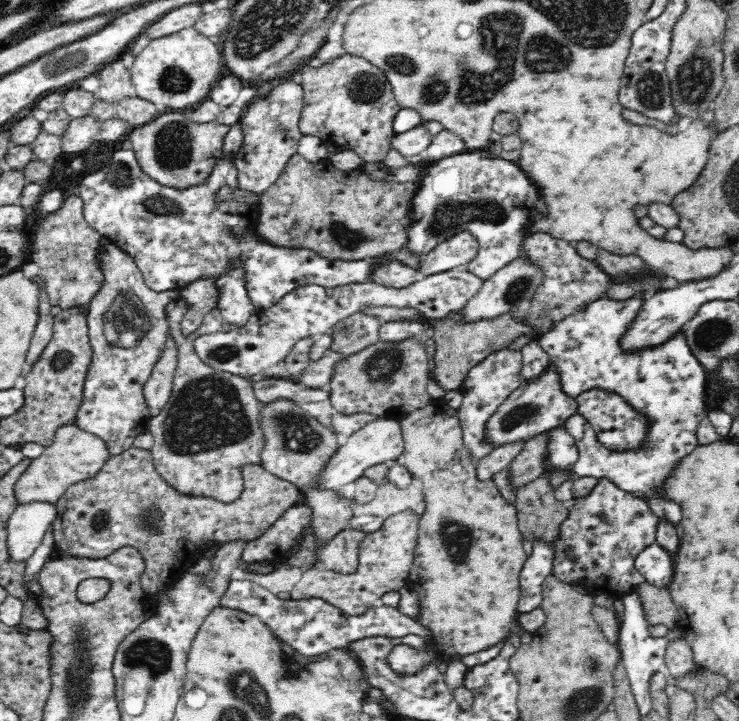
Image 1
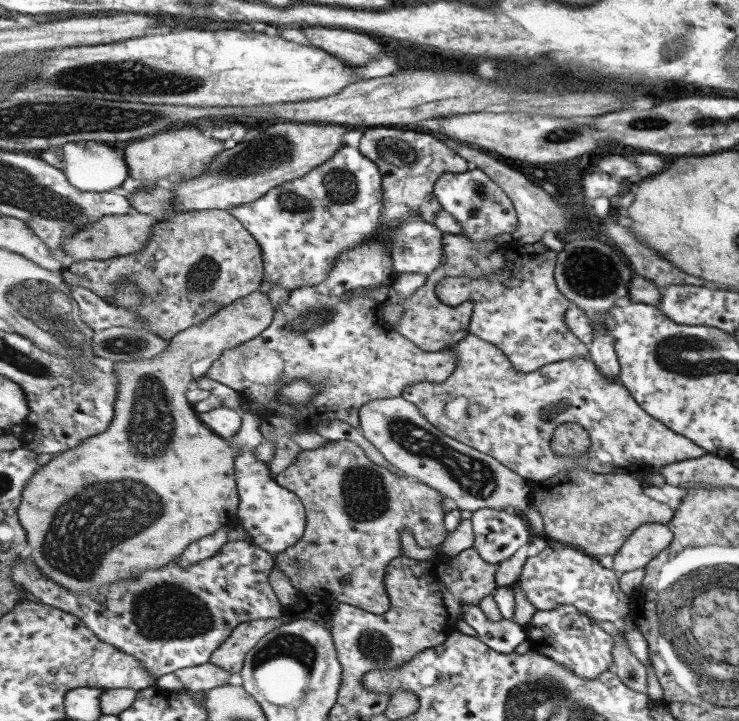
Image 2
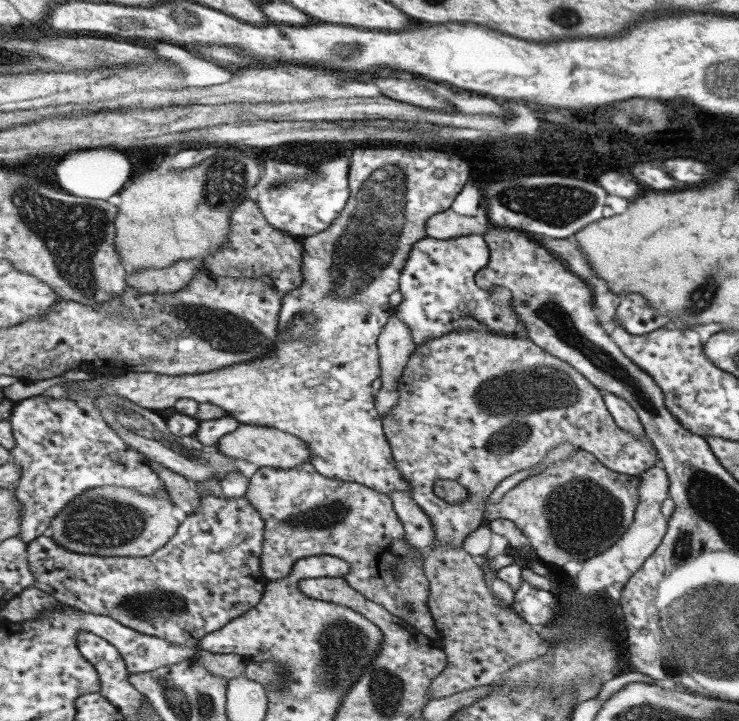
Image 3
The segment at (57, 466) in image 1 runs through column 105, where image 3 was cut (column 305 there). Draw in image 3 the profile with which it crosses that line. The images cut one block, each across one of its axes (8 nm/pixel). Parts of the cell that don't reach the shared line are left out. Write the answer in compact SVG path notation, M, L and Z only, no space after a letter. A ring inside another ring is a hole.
M239 425L233 433L223 436L218 443L217 451L234 459L252 461L259 469L270 467L292 470L307 462L311 463L311 456L313 456L312 448L305 440L284 430L254 425Z

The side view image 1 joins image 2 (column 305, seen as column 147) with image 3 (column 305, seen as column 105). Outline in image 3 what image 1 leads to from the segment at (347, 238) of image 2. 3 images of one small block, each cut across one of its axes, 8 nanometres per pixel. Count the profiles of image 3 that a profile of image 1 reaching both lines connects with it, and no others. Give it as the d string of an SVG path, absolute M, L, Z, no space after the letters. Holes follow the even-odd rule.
M346 156L333 157L335 160L305 167L299 163L266 159L265 174L262 174L261 182L257 182L257 194L253 199L259 203L271 225L295 237L307 238L328 229L340 218L351 196L349 160Z

